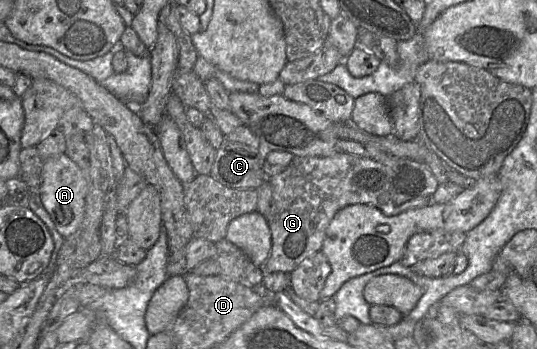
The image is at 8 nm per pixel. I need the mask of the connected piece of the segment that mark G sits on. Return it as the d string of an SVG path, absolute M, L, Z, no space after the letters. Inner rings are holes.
M338 152L328 157L295 156L287 168L270 178L273 188L273 202L267 218L271 230L271 251L263 265L266 272L291 273L299 264L314 253L321 251L326 230L342 208L352 204L368 204L380 209L386 216L395 216L412 208L424 207L430 198L415 198L402 204L394 203L389 195L389 170L379 161L355 154Z

